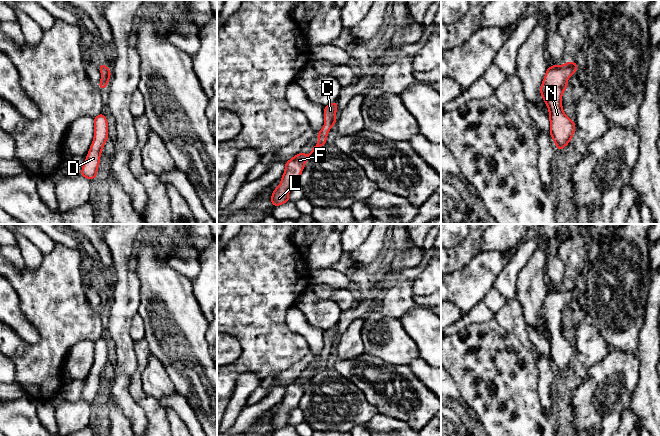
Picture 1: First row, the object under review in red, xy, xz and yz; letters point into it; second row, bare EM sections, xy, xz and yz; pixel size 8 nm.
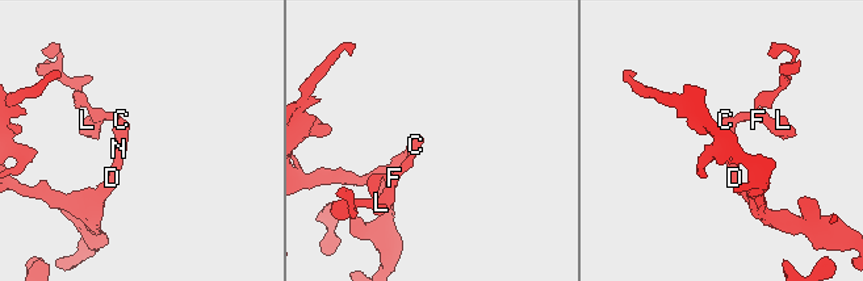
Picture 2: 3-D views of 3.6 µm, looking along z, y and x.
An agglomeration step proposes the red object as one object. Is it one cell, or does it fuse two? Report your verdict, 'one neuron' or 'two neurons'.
one neuron

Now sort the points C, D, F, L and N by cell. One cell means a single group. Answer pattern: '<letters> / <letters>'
C D F L N

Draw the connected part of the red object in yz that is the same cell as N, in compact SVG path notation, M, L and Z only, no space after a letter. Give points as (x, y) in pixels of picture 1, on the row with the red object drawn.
M573 61L565 65L548 67L540 87L541 96L549 109L550 132L558 150L571 142L576 124L564 114L562 93L567 89L568 78L574 75L578 64Z

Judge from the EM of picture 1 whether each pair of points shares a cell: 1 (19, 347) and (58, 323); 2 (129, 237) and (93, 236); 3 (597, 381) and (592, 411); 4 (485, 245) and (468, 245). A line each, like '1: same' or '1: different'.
1: same
2: different
3: same
4: different

